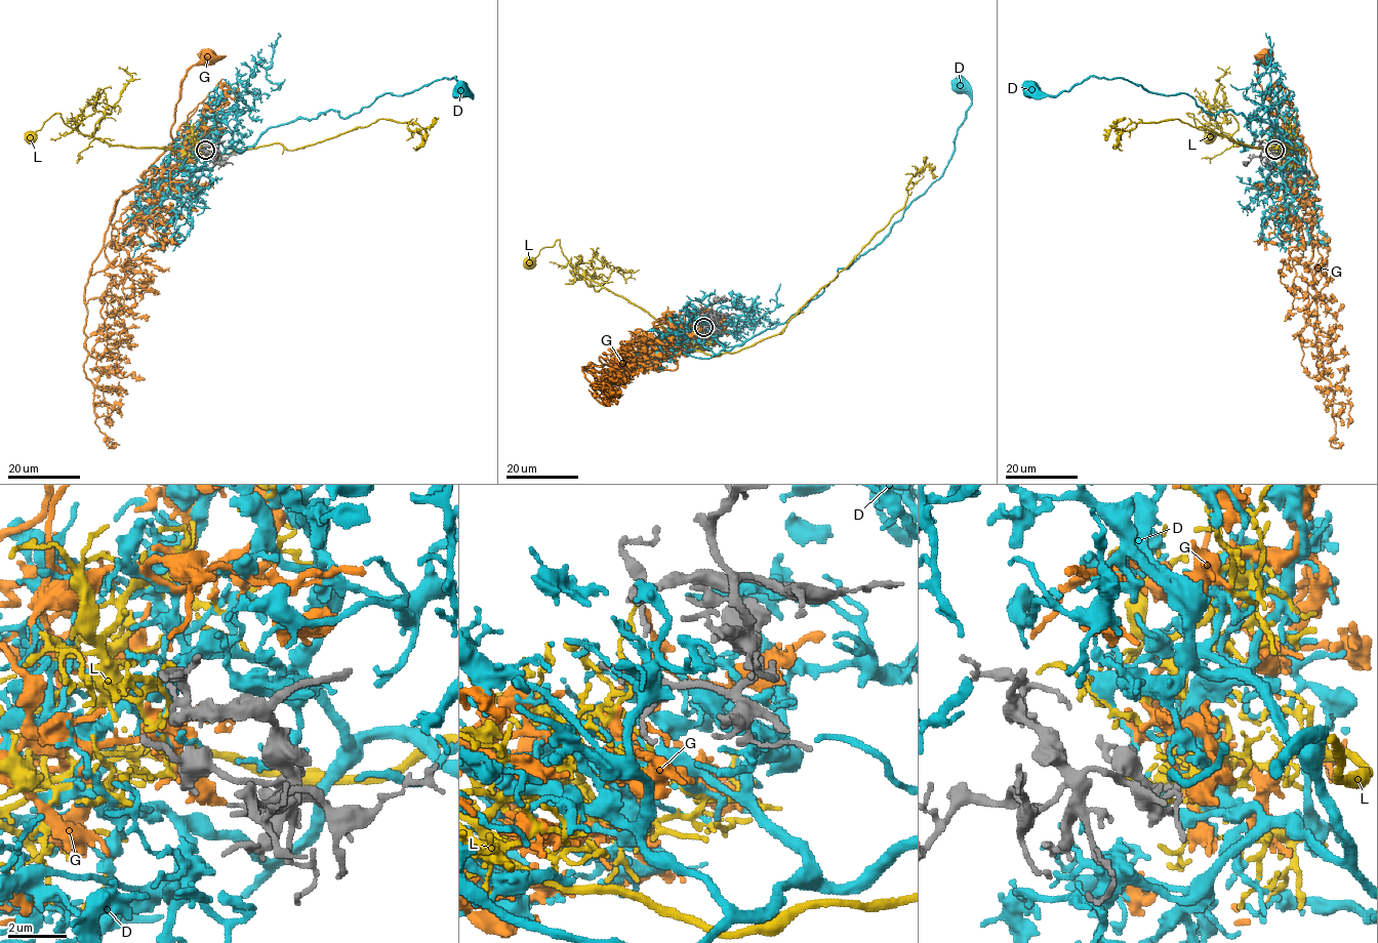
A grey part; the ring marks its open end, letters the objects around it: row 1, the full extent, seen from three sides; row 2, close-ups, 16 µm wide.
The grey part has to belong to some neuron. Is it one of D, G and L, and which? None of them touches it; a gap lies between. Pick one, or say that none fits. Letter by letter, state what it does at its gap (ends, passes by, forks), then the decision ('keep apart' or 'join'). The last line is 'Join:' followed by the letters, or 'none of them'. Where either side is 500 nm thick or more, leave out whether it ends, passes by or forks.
D: it ends there; join
G: it passes by; keep apart
L: it passes by; keep apart
Join: D

